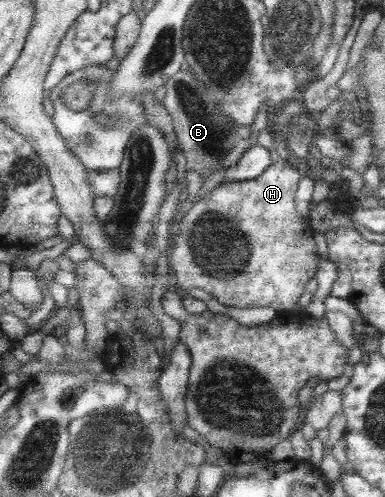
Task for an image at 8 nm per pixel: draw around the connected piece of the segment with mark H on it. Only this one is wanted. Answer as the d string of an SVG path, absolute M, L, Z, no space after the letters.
M278 158L253 180L220 183L193 203L179 219L177 234L170 240L167 258L172 286L184 291L199 288L229 307L268 306L276 312L293 308L307 280L314 277L320 259L315 252L313 230L295 212L295 191L301 177L301 170Z

